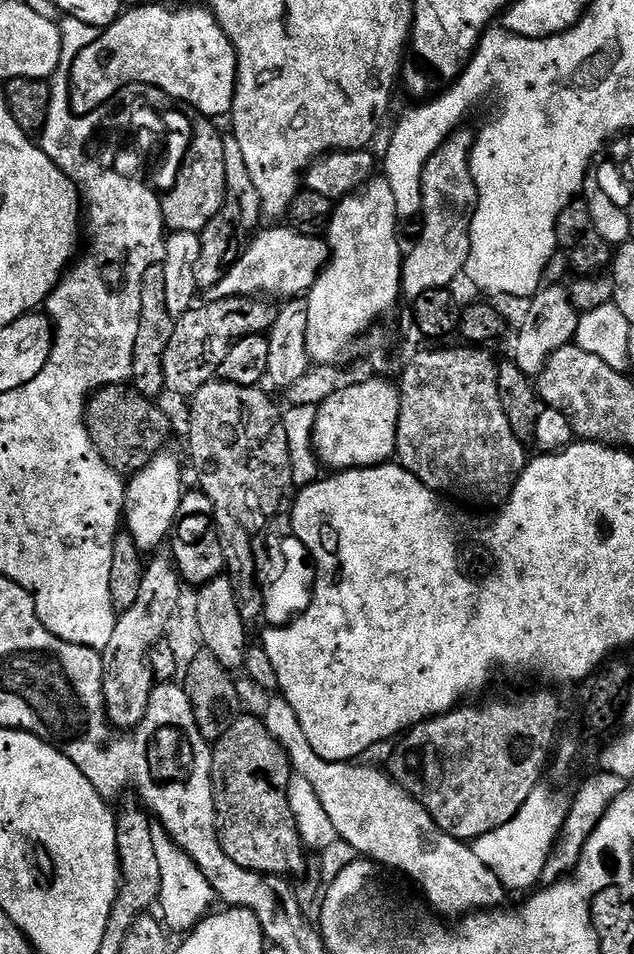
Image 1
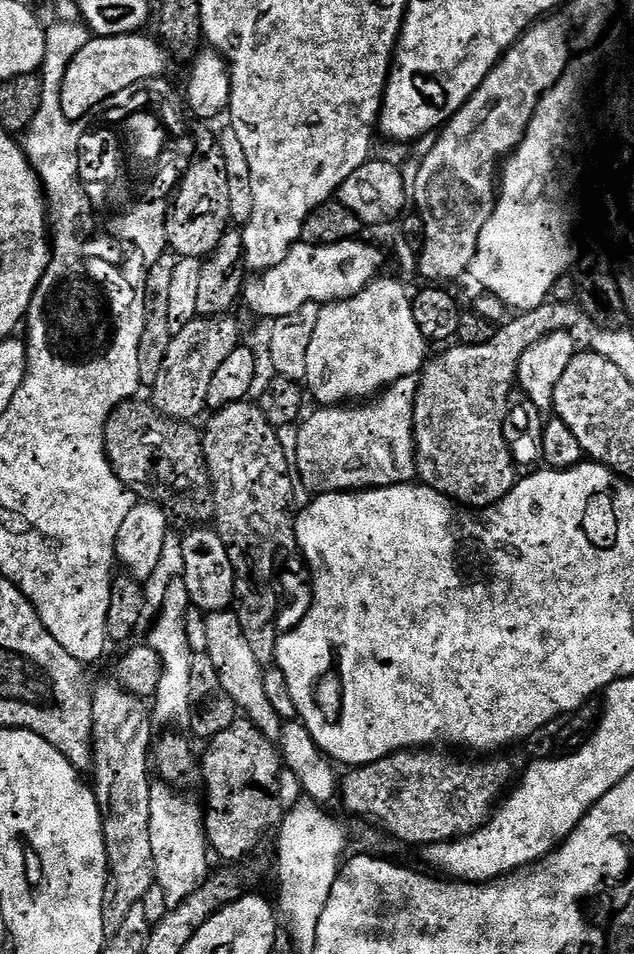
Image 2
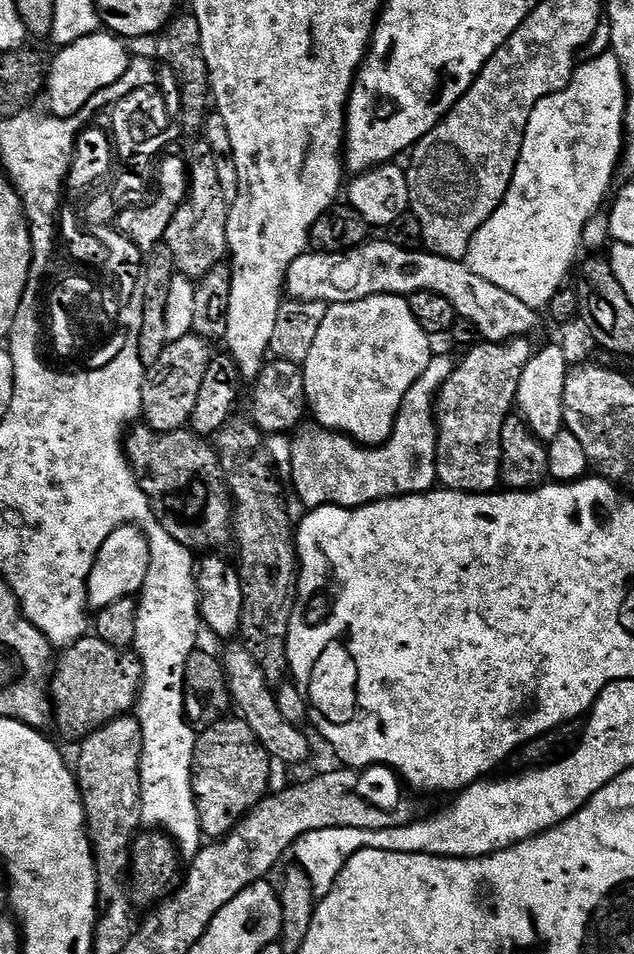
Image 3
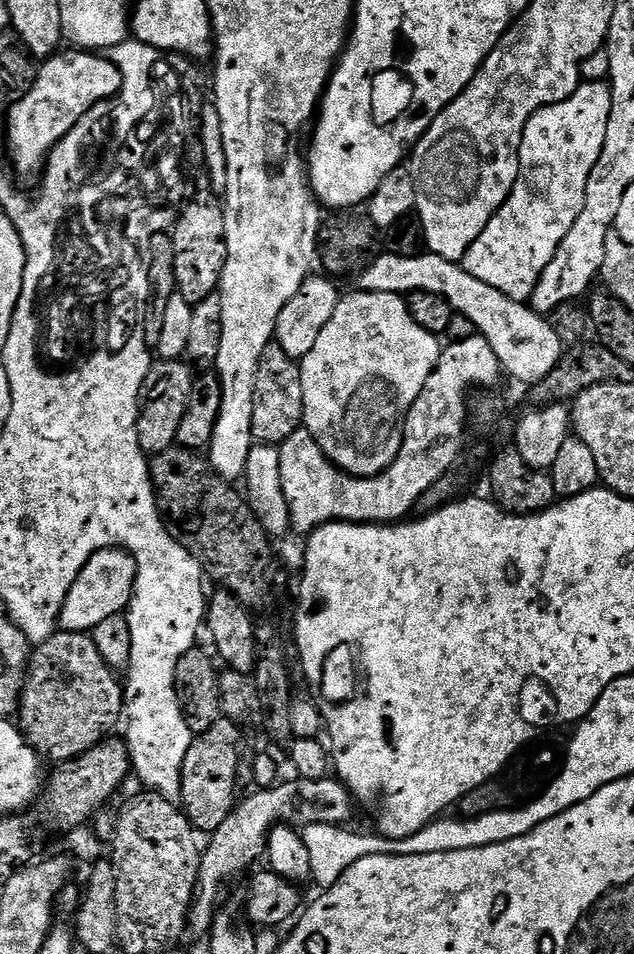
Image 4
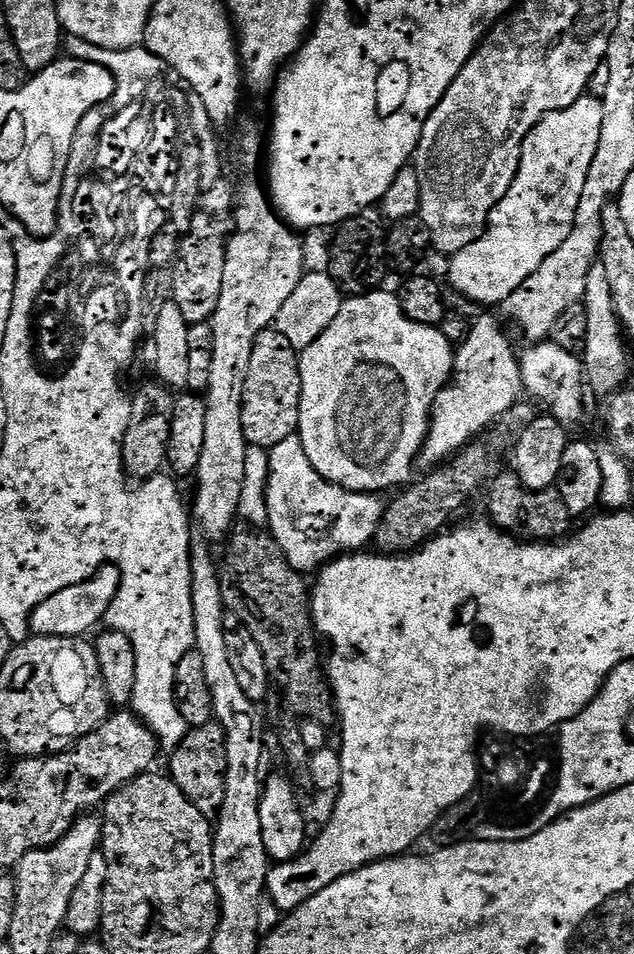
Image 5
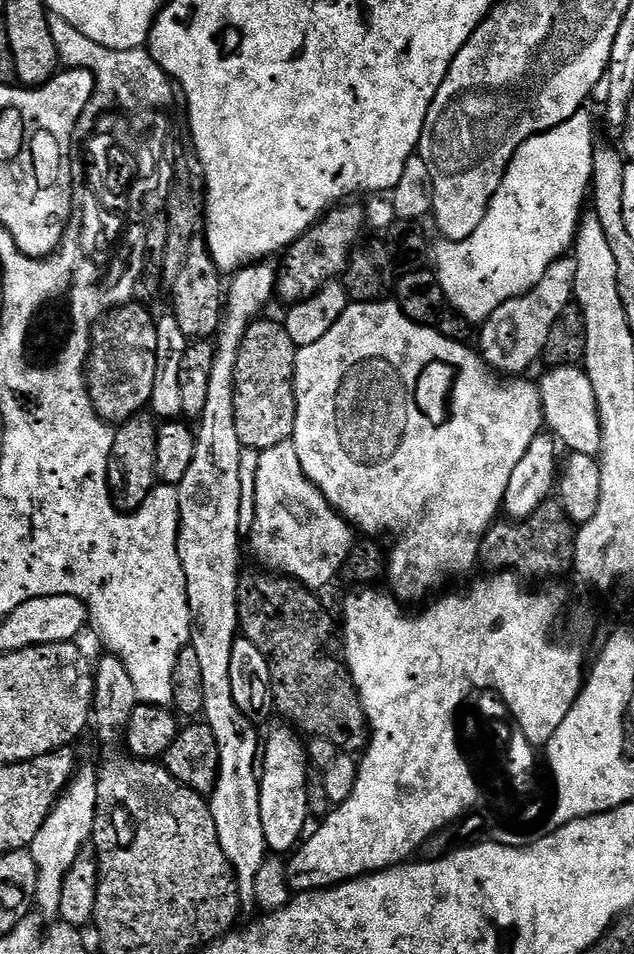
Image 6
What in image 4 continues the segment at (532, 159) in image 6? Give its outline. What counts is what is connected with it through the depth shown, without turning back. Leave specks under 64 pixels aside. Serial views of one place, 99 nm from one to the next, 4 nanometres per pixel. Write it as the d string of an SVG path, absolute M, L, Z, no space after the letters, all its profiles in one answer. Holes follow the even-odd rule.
M584 82L573 96L566 98L566 102L546 106L535 112L530 122L526 122L520 147L520 173L514 190L494 218L490 218L486 230L478 234L462 261L462 267L474 274L478 282L486 282L486 286L502 290L502 294L511 300L531 301L542 270L550 266L558 246L562 246L562 238L570 234L570 226L574 226L578 214L582 214L582 206L586 202L586 182L590 182L590 170L594 170L594 162L598 162L598 154L602 154L602 146L606 142L611 101L612 90L607 83Z

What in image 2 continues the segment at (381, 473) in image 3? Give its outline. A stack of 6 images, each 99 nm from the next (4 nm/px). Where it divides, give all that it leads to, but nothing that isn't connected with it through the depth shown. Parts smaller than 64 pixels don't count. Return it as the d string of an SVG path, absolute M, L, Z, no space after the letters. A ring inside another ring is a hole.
M403 376L398 382L389 384L375 397L374 402L369 408L348 408L352 406L320 406L315 410L316 413L309 418L305 424L299 425L299 436L294 451L294 468L297 473L304 472L308 468L308 464L312 464L312 468L316 471L316 480L321 484L321 489L329 492L351 492L353 490L363 490L365 488L389 488L392 484L407 484L415 481L418 476L416 466L416 430L413 428L414 422L414 406L416 405L416 386L418 380L416 376Z

